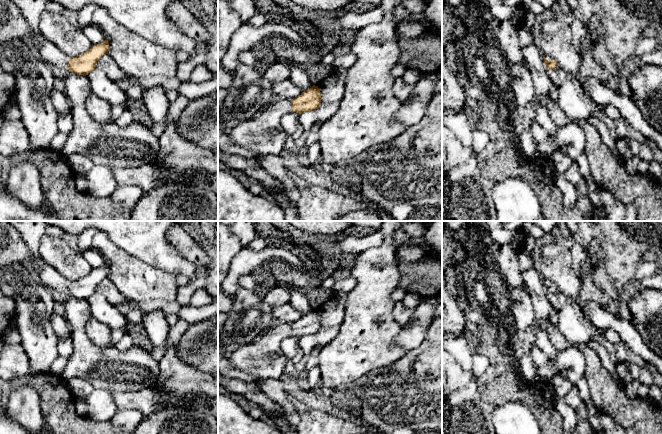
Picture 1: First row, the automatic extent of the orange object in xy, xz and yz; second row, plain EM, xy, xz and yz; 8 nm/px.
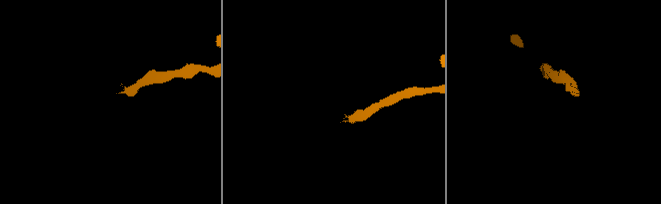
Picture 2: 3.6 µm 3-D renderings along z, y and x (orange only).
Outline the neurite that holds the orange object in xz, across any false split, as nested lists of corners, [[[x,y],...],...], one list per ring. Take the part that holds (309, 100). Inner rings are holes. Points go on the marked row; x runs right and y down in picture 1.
[[[318,86],[302,92],[293,99],[276,98],[252,118],[228,130],[231,140],[260,156],[280,155],[287,138],[280,125],[281,117],[288,112],[303,113],[319,108],[321,94]]]

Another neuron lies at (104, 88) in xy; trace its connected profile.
[[[92,70],[86,77],[90,80],[92,92],[99,98],[108,101],[112,106],[123,106],[128,109],[127,96],[102,71]]]

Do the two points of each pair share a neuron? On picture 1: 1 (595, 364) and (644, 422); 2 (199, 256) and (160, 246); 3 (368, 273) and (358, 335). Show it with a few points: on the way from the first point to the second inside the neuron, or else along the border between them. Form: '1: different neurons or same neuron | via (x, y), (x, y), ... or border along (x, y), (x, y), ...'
1: same neuron | via (599, 379), (629, 410)
2: different neurons | border along (166, 231), (166, 238), (193, 264), (194, 269)
3: same neuron | via (368, 288), (368, 320)

